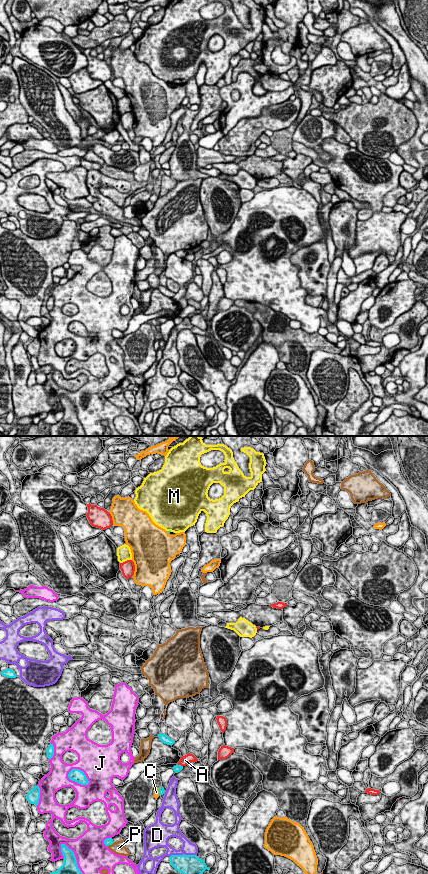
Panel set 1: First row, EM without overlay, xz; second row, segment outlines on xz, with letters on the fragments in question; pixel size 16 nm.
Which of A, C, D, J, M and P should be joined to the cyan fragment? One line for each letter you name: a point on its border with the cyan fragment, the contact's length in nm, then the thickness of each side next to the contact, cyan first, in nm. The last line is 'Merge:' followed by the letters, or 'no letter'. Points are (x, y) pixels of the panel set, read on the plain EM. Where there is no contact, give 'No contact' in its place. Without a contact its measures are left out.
Merge: no letter

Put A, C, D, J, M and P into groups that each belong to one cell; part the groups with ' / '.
A / C / D / J / M / P

